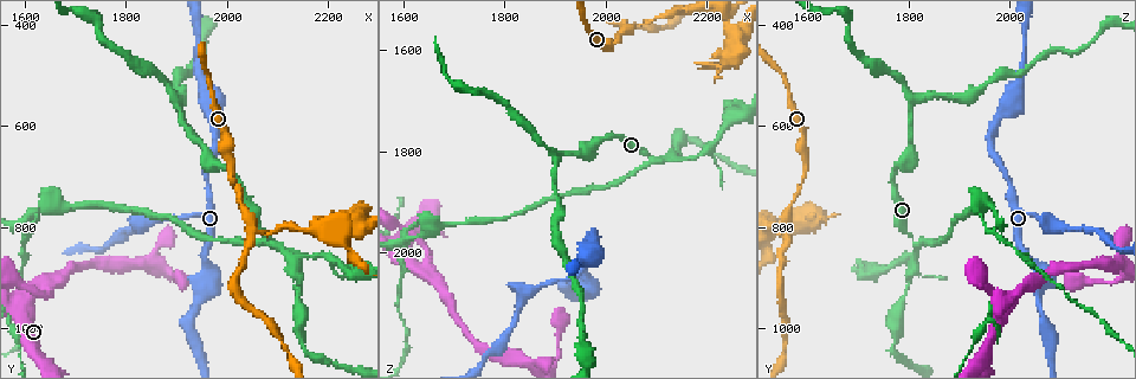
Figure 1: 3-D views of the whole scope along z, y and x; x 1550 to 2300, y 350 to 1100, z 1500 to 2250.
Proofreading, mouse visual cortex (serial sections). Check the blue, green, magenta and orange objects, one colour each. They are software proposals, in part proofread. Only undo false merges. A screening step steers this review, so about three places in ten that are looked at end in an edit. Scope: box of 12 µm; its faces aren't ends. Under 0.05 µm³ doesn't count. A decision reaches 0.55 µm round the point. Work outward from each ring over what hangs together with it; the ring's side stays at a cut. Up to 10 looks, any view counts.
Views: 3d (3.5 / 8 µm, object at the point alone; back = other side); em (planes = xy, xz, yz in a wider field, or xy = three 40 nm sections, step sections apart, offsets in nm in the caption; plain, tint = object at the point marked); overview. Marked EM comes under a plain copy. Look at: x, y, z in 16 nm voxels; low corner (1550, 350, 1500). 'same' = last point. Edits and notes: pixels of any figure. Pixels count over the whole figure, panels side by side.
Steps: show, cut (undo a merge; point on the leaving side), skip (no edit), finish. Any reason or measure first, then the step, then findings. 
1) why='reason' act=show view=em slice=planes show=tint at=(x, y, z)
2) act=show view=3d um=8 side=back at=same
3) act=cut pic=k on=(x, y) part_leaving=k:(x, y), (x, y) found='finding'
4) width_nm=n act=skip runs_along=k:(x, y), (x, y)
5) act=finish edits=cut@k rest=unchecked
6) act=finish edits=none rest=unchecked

why='arms part here' act=show view=3d um=3.5 at=(2050, 810, 1555)

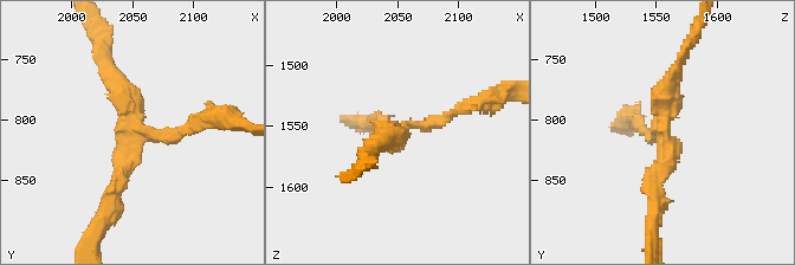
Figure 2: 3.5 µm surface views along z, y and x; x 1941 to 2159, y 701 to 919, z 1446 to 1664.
arms=3 arm_widths_nm=150,200,200 why='now the EM' act=show view=em slice=planes show=tint at=(2052, 804, 1554)

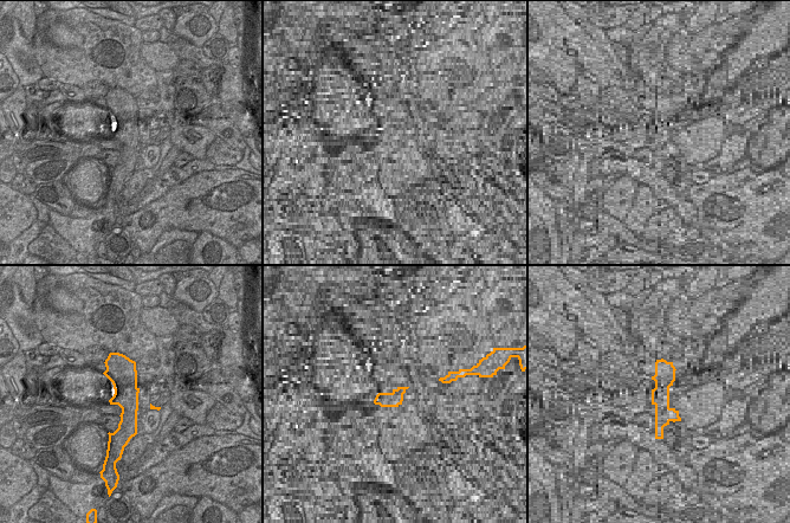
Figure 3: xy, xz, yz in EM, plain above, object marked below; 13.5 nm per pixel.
act=cut pic=2 on=(182, 130) found='two cells meet here'

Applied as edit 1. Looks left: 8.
act=show view=overview

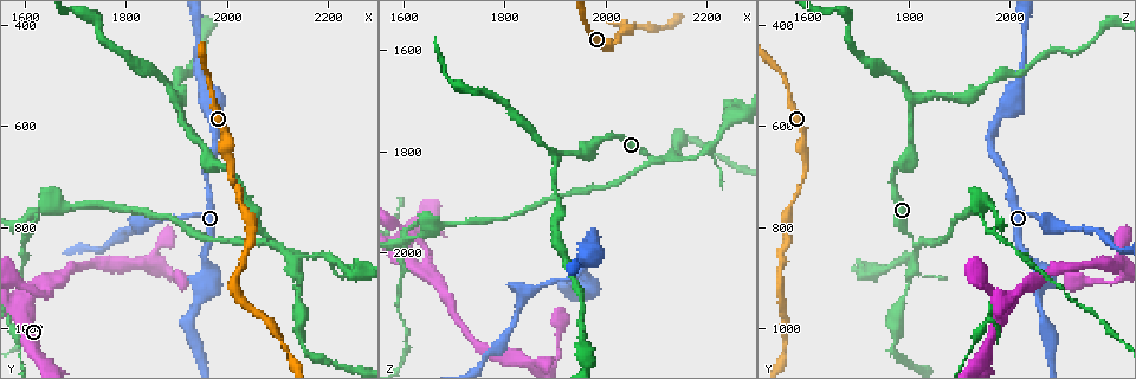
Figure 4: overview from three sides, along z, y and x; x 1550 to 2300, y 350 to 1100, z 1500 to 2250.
why='three-way junction' act=show view=3d um=3.5 at=(2095, 830, 1815)

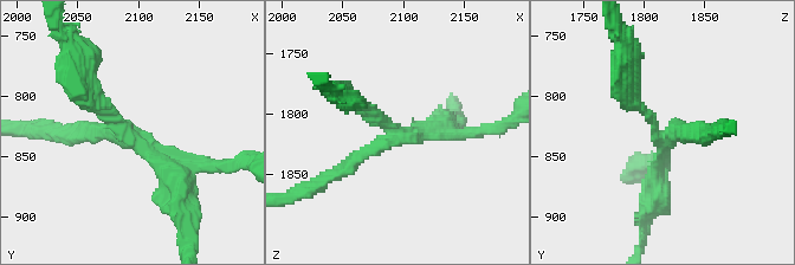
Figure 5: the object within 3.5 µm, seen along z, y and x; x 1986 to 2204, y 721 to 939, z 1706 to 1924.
act=show view=em slice=xy step=3 show=tint at=(2092, 836, 1814)

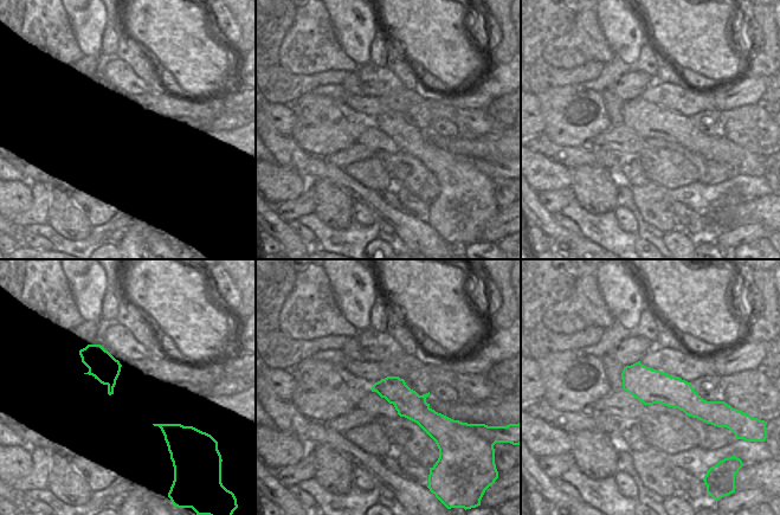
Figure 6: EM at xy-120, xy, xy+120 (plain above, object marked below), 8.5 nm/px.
why='another direction' act=show view=em slice=xy step=5 show=tint at=same

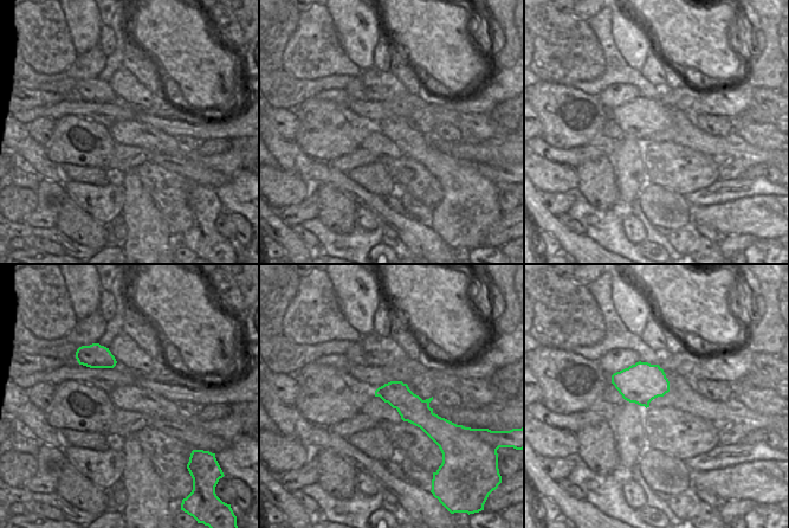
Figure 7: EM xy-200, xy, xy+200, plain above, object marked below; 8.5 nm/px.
width_nm=240 act=cut pic=5 on=(501, 130) found='two cells meet here'

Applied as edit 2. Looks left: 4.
why='see it whole again' act=show view=overview

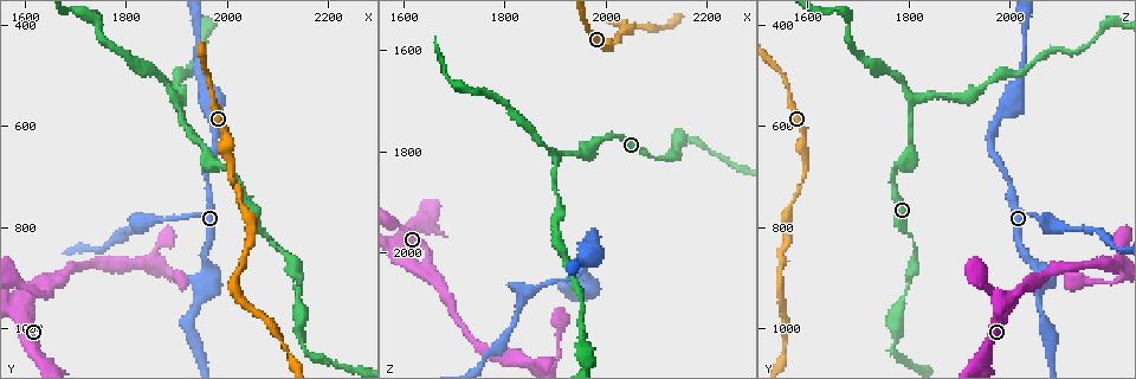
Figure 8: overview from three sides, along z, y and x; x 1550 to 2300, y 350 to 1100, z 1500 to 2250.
why='thin neck' act=show view=3d um=8 at=(2150, 1030, 1780)

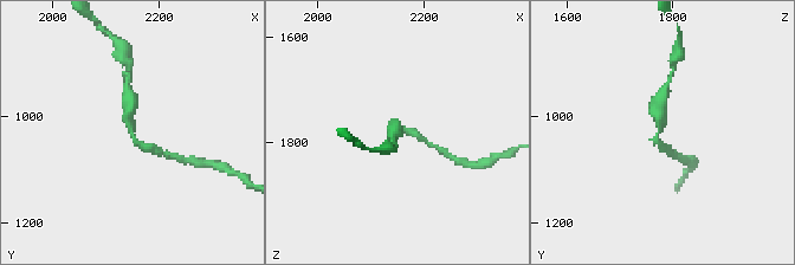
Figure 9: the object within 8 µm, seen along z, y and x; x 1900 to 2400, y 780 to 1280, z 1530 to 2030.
act=show view=3d um=3.5 at=(2145, 1030, 1775)

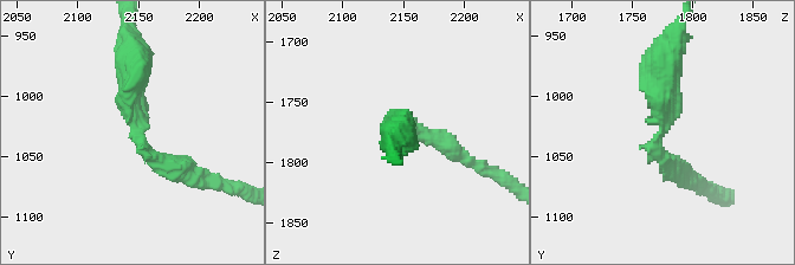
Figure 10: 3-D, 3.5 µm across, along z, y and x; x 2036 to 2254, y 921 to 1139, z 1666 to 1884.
act=skip found='continuous, no second cell'

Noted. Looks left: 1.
act=finish edits=cut@2,cut@5 rest=unchecked

